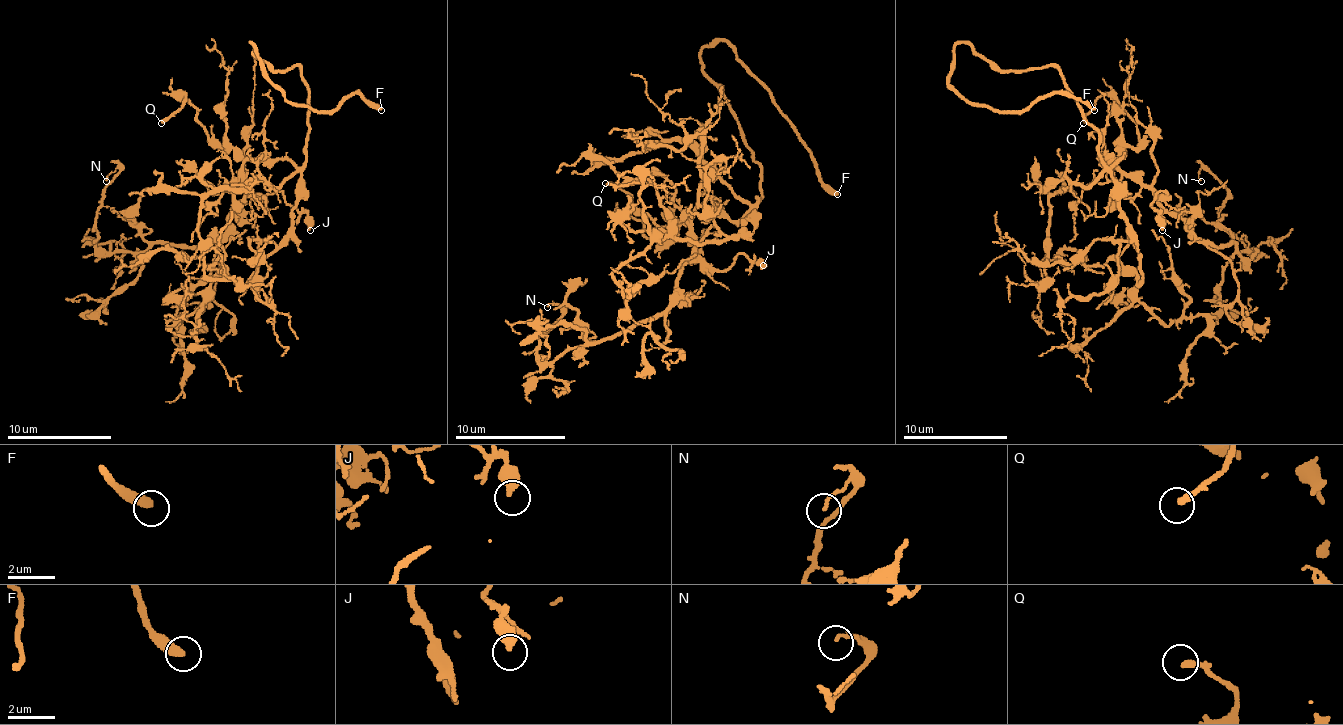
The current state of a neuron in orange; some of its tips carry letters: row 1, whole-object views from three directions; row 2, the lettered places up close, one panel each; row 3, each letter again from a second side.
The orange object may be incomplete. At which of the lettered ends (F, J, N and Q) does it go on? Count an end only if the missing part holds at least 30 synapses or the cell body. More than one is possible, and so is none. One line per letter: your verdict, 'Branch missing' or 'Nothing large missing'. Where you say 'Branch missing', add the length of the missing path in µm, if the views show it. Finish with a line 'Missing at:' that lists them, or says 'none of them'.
F: Branch missing. Missing length about 50 µm
J: Nothing large missing
N: Nothing large missing
Q: Nothing large missing
Missing at: F

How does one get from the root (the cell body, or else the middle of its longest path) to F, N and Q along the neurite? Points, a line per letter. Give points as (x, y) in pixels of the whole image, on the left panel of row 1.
F: (305, 162), (302, 70), (273, 70), (250, 42), (260, 70), (289, 102), (334, 110), (357, 94), (381, 110)
N: (305, 162), (247, 160), (229, 233), (203, 246), (100, 251), (95, 212), (119, 170), (106, 181)
Q: (305, 162), (300, 167), (289, 160), (252, 162), (229, 146), (218, 146), (184, 94), (184, 102), (161, 123)

